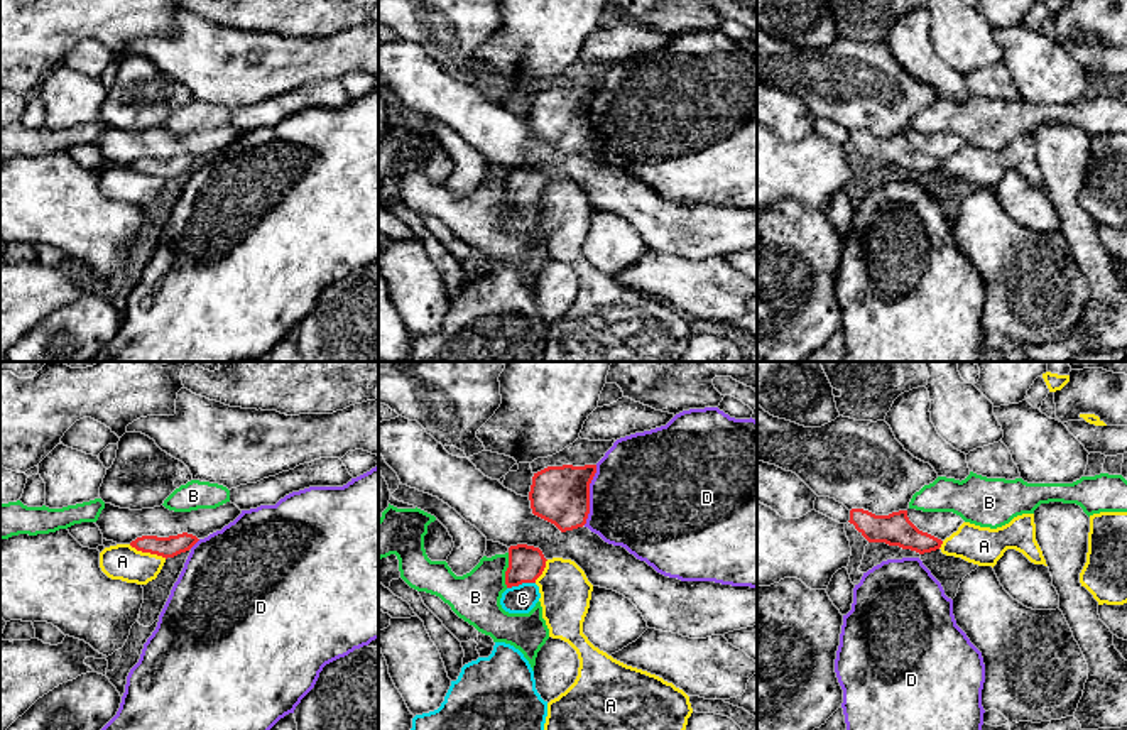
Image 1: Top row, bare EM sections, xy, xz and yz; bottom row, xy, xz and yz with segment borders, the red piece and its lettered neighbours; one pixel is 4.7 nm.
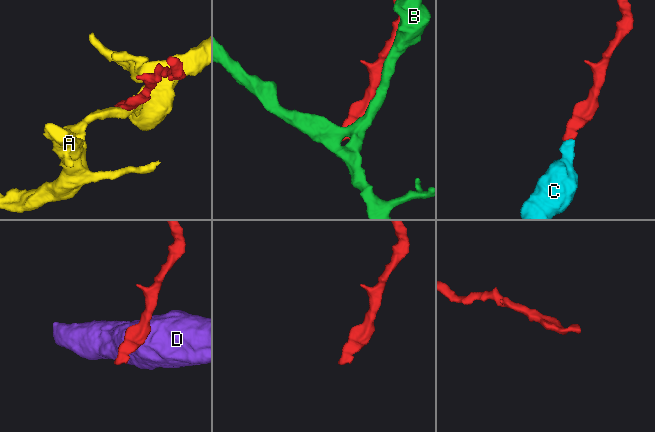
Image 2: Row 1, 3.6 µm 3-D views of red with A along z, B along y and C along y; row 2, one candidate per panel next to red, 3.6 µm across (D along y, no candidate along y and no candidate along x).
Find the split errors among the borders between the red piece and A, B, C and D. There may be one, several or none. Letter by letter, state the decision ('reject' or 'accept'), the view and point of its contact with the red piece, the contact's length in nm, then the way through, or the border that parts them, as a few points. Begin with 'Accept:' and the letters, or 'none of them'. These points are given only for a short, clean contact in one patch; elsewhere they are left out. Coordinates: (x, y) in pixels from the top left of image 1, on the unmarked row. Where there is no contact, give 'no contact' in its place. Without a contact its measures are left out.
Accept: C
A: reject; meets red in xy at (147, 173); contact 200 nm long
B: reject; meets red in xz at (507, 191); contact 170 nm long
C: accept; meets red in xz at (521, 205); contact 140 nm long; runs through xz (526, 185), (521, 205), (522, 220)
D: reject; meets red in xz at (588, 117); contact 300 nm long; border along xz (597, 87), (588, 112), (588, 139), (583, 146)

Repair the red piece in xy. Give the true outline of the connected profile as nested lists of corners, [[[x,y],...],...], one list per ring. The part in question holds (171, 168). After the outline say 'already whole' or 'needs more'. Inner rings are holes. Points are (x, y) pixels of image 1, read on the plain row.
[[[182,154],[169,159],[142,157],[132,162],[130,167],[137,172],[157,176],[167,181],[189,172],[198,162],[196,157]]]; already whole

